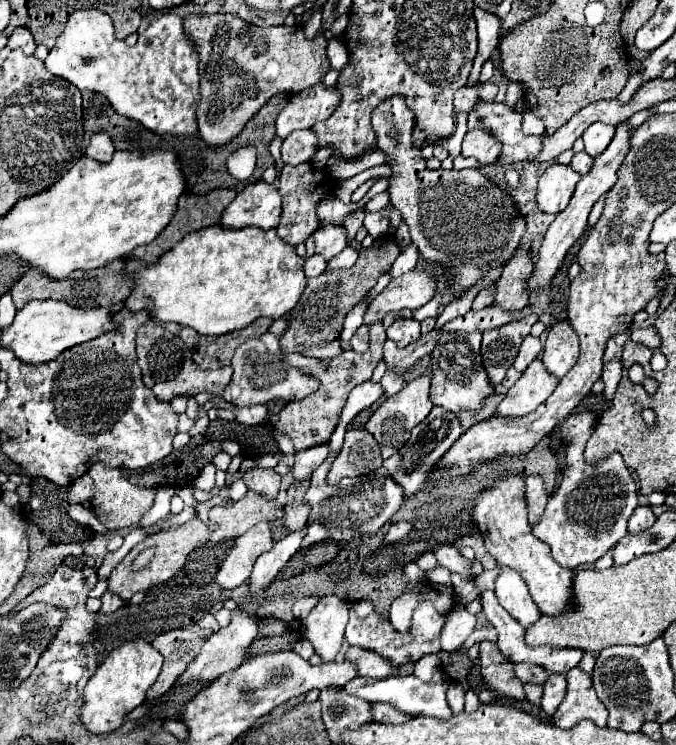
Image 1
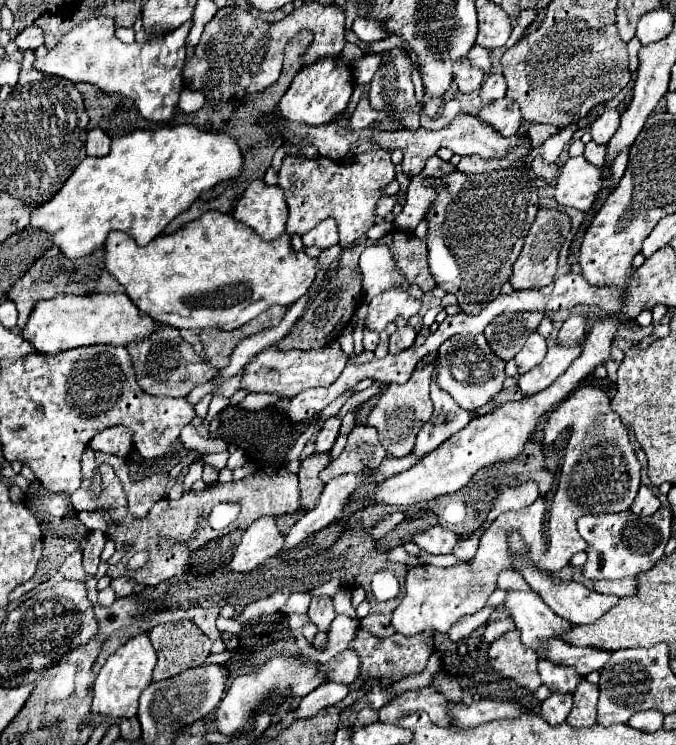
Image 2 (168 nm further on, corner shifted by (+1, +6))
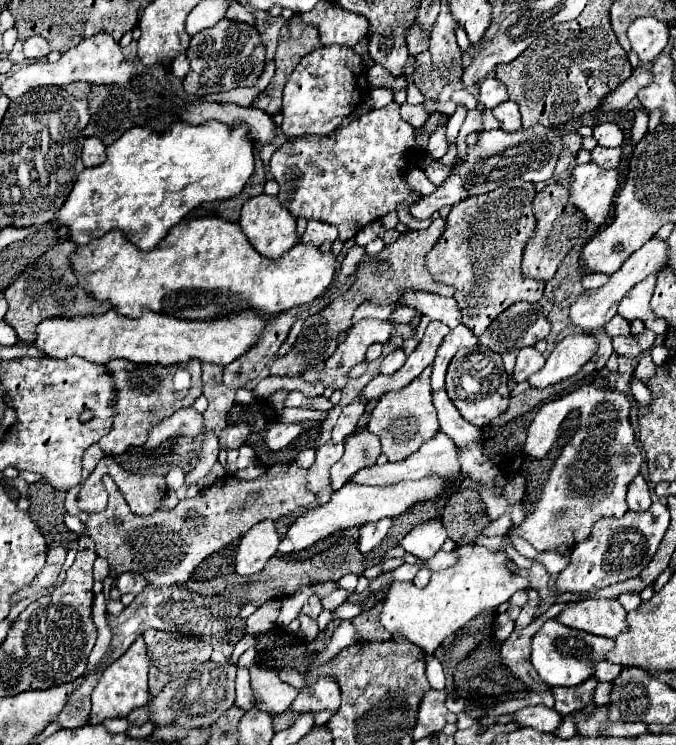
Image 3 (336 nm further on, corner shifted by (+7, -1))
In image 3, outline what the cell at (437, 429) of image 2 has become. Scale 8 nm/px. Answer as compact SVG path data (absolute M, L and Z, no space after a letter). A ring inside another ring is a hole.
M463 324L455 326L441 342L441 346L437 348L437 356L431 364L433 372L431 372L431 390L437 392L445 386L445 372L447 366L451 362L451 358L457 354L457 350L461 348L475 348L477 346L477 336L473 332L469 332Z

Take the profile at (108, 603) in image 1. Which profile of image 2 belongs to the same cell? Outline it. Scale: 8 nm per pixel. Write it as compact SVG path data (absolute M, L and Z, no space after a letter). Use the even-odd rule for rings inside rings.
M117 577L117 579L111 581L111 587L115 589L115 593L117 593L119 597L127 597L127 595L131 595L133 585L135 585L135 581L133 581L131 577Z

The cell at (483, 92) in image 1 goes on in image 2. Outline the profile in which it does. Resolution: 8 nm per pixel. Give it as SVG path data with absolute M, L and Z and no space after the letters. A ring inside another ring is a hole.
M491 73L481 89L479 89L479 97L483 101L495 101L495 99L501 99L505 97L505 91L507 91L507 83L505 83L505 77L501 73Z

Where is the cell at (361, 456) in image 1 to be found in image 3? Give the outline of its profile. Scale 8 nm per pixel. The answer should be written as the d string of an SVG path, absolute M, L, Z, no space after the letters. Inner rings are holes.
M361 432L349 436L345 440L343 458L331 468L331 488L339 490L347 482L347 478L353 476L357 470L373 466L379 454L381 454L381 444L375 434Z

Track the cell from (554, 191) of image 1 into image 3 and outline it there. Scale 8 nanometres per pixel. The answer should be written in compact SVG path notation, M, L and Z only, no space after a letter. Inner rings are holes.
M593 162L577 164L571 168L569 202L597 226L607 222L617 188L619 176L613 168L605 170Z

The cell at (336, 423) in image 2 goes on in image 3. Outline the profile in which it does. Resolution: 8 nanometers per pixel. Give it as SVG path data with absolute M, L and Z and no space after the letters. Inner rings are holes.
M355 398L351 404L347 404L347 406L343 408L343 412L341 412L341 416L339 416L333 432L331 432L331 442L333 442L333 444L343 442L345 436L349 436L349 434L355 430L357 420L359 420L359 416L361 416L363 412L365 412L365 402L363 402L363 400Z

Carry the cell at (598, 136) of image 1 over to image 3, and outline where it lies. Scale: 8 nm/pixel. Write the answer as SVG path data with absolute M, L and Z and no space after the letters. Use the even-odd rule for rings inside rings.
M603 122L597 128L593 128L593 136L595 136L597 144L605 146L605 148L613 148L613 146L623 144L621 128L617 124L611 124L611 122Z

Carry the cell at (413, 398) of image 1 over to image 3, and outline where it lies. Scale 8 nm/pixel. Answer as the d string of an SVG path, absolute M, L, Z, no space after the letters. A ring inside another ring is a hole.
M427 366L421 372L421 376L417 376L403 390L383 394L379 398L375 410L371 412L371 420L369 420L367 428L369 428L369 432L373 432L381 438L383 454L389 458L389 462L399 462L399 460L407 458L409 454L417 452L425 440L433 438L439 432L437 412L431 402L429 376L431 376L431 366Z

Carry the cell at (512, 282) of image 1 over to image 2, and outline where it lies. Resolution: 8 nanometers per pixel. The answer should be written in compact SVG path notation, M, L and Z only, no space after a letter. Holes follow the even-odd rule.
M539 207L537 217L525 237L525 245L521 249L519 259L513 265L513 275L511 275L511 285L515 289L541 289L553 283L555 271L557 271L557 257L563 247L563 241L567 233L571 231L571 219L563 211L553 211L549 207Z

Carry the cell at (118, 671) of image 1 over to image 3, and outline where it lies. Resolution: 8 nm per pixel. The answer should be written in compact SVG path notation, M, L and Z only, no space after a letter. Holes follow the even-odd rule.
M137 638L129 650L115 660L113 664L109 664L97 686L91 692L91 702L93 702L93 710L91 710L91 724L101 724L105 718L125 718L131 710L143 706L149 700L149 690L147 690L147 672L149 672L149 658L147 658L147 648L143 638Z

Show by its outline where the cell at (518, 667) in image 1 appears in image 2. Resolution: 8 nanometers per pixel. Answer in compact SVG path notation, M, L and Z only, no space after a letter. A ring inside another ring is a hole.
M539 661L539 675L543 685L551 689L551 693L573 693L583 679L581 673L573 667L553 665L551 661Z

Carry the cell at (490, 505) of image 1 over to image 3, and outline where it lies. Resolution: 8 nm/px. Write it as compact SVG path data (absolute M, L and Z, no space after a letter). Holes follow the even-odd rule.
M587 598L571 602L555 620L589 634L613 638L625 630L625 610L617 600L609 598Z

